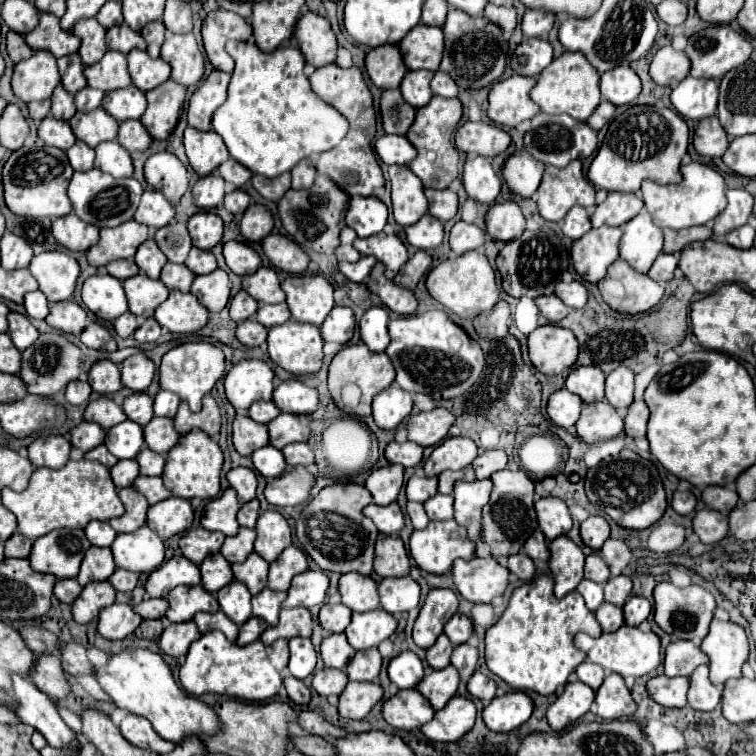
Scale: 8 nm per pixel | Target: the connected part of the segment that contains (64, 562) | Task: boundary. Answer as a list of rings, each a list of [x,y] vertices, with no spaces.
[[[53,530],[35,540],[29,562],[37,572],[49,572],[57,578],[75,578],[89,546],[83,530]]]

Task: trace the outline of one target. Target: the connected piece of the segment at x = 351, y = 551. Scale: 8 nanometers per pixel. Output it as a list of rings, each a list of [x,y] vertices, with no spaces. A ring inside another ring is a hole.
[[[347,482],[323,488],[297,518],[297,540],[303,550],[315,560],[321,570],[327,572],[359,572],[369,576],[373,572],[373,546],[377,540],[377,530],[373,520],[369,520],[361,510],[371,504],[373,498],[365,486]]]

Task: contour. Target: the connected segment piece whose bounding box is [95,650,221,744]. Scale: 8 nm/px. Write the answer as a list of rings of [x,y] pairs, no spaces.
[[[123,650],[109,658],[105,668],[95,670],[101,688],[111,696],[111,702],[117,708],[123,708],[135,716],[143,716],[153,724],[153,730],[169,740],[179,744],[187,736],[199,734],[217,734],[221,722],[213,708],[205,706],[199,698],[189,696],[173,680],[171,668],[165,664],[161,654],[151,650]]]

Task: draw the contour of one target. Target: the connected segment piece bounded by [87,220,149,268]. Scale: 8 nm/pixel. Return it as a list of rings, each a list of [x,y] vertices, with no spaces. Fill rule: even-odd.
[[[135,220],[123,222],[117,228],[103,228],[101,240],[87,250],[87,262],[95,268],[107,266],[113,260],[133,258],[141,242],[149,238],[149,230]]]

